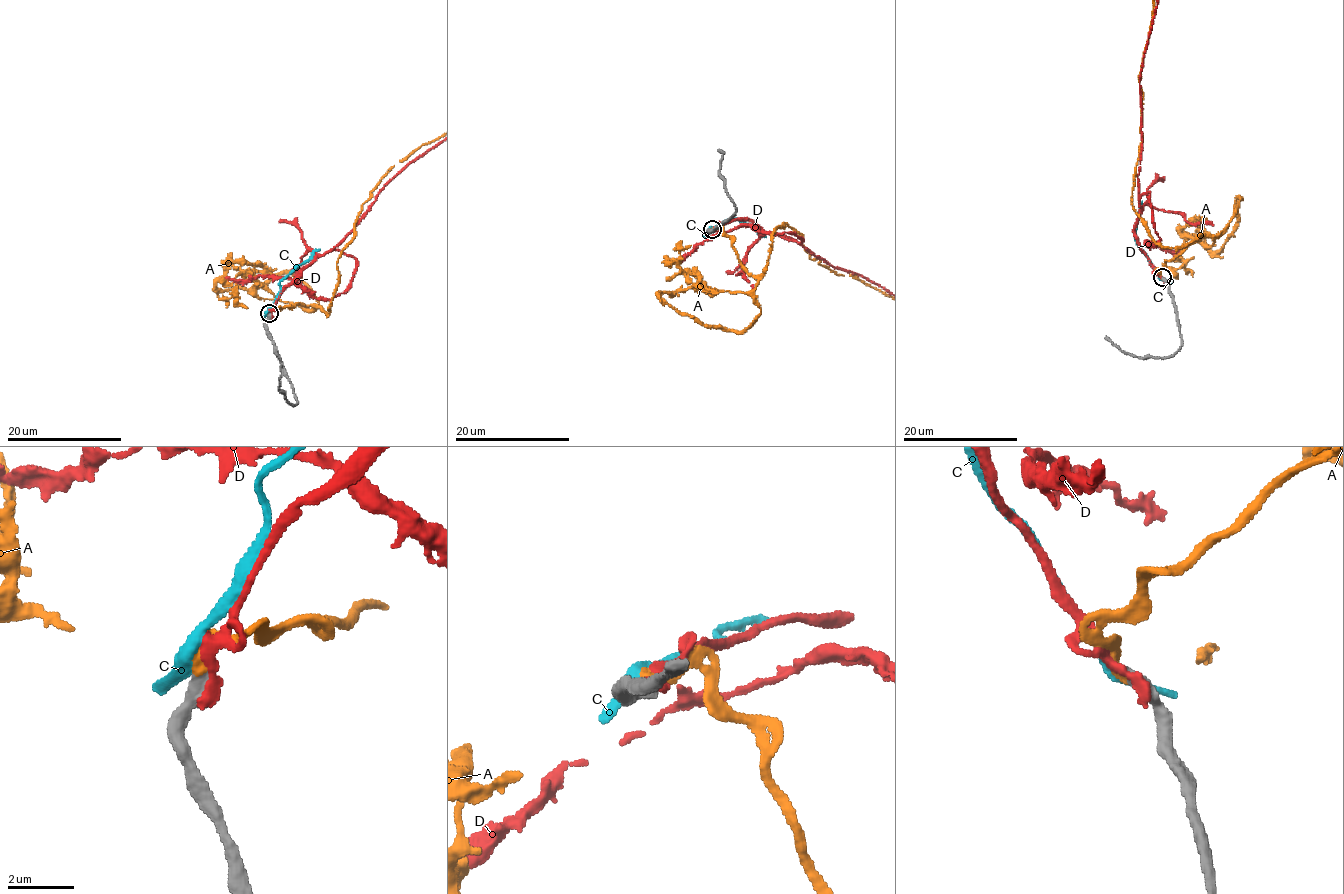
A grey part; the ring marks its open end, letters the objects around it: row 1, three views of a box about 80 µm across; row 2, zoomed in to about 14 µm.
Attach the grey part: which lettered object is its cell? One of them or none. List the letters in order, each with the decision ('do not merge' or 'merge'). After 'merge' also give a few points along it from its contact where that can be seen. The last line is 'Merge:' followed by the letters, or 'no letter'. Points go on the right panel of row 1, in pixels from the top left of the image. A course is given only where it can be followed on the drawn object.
A: merge
C: do not merge
D: do not merge
Merge: A

